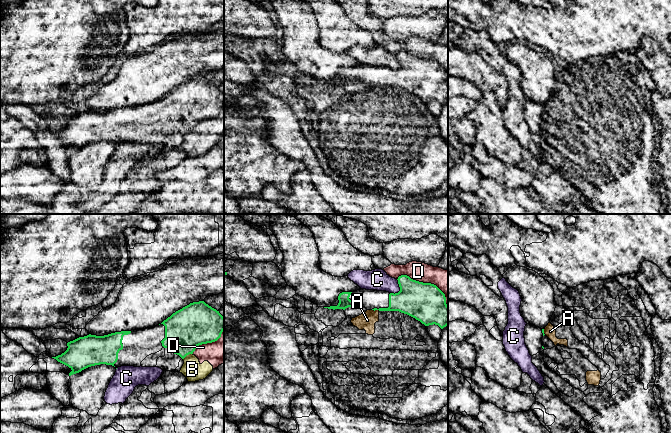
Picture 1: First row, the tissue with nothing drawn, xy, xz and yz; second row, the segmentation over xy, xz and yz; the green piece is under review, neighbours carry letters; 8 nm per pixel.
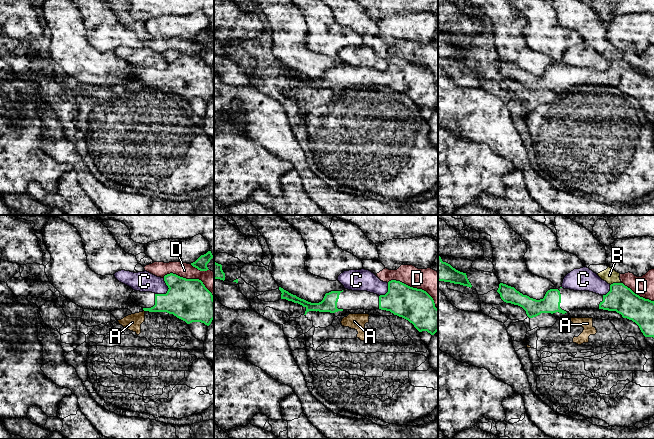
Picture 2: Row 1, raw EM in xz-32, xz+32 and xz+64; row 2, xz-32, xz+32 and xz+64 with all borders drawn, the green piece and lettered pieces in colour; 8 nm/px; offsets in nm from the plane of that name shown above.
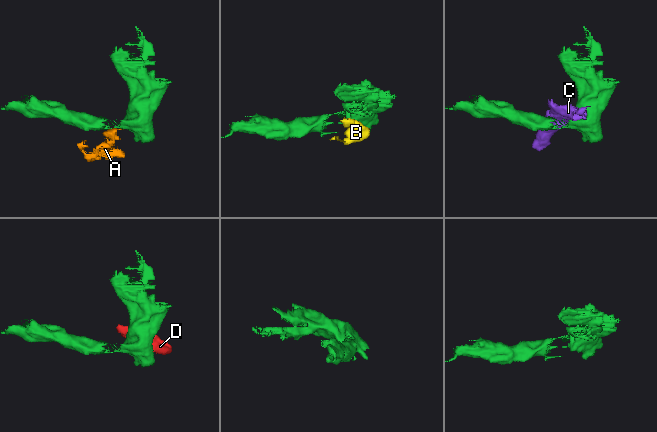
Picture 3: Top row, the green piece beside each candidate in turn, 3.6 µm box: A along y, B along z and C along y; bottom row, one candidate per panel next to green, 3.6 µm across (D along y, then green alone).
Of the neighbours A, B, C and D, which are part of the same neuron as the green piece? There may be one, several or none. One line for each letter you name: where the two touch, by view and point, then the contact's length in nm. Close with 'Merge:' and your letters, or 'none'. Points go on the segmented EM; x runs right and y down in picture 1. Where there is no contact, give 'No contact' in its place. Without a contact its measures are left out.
Merge: none

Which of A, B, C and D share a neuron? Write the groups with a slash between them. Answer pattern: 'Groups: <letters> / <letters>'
Groups: A / B D / C

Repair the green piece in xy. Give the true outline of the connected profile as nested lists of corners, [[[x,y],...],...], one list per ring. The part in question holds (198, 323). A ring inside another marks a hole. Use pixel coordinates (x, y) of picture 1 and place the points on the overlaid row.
[[[204,301],[193,302],[173,313],[161,324],[150,328],[115,332],[104,336],[87,335],[67,343],[67,350],[56,357],[58,362],[68,366],[72,371],[69,376],[100,364],[140,367],[141,362],[149,355],[169,348],[174,354],[184,359],[193,354],[202,344],[217,341],[224,331],[224,317]]]

